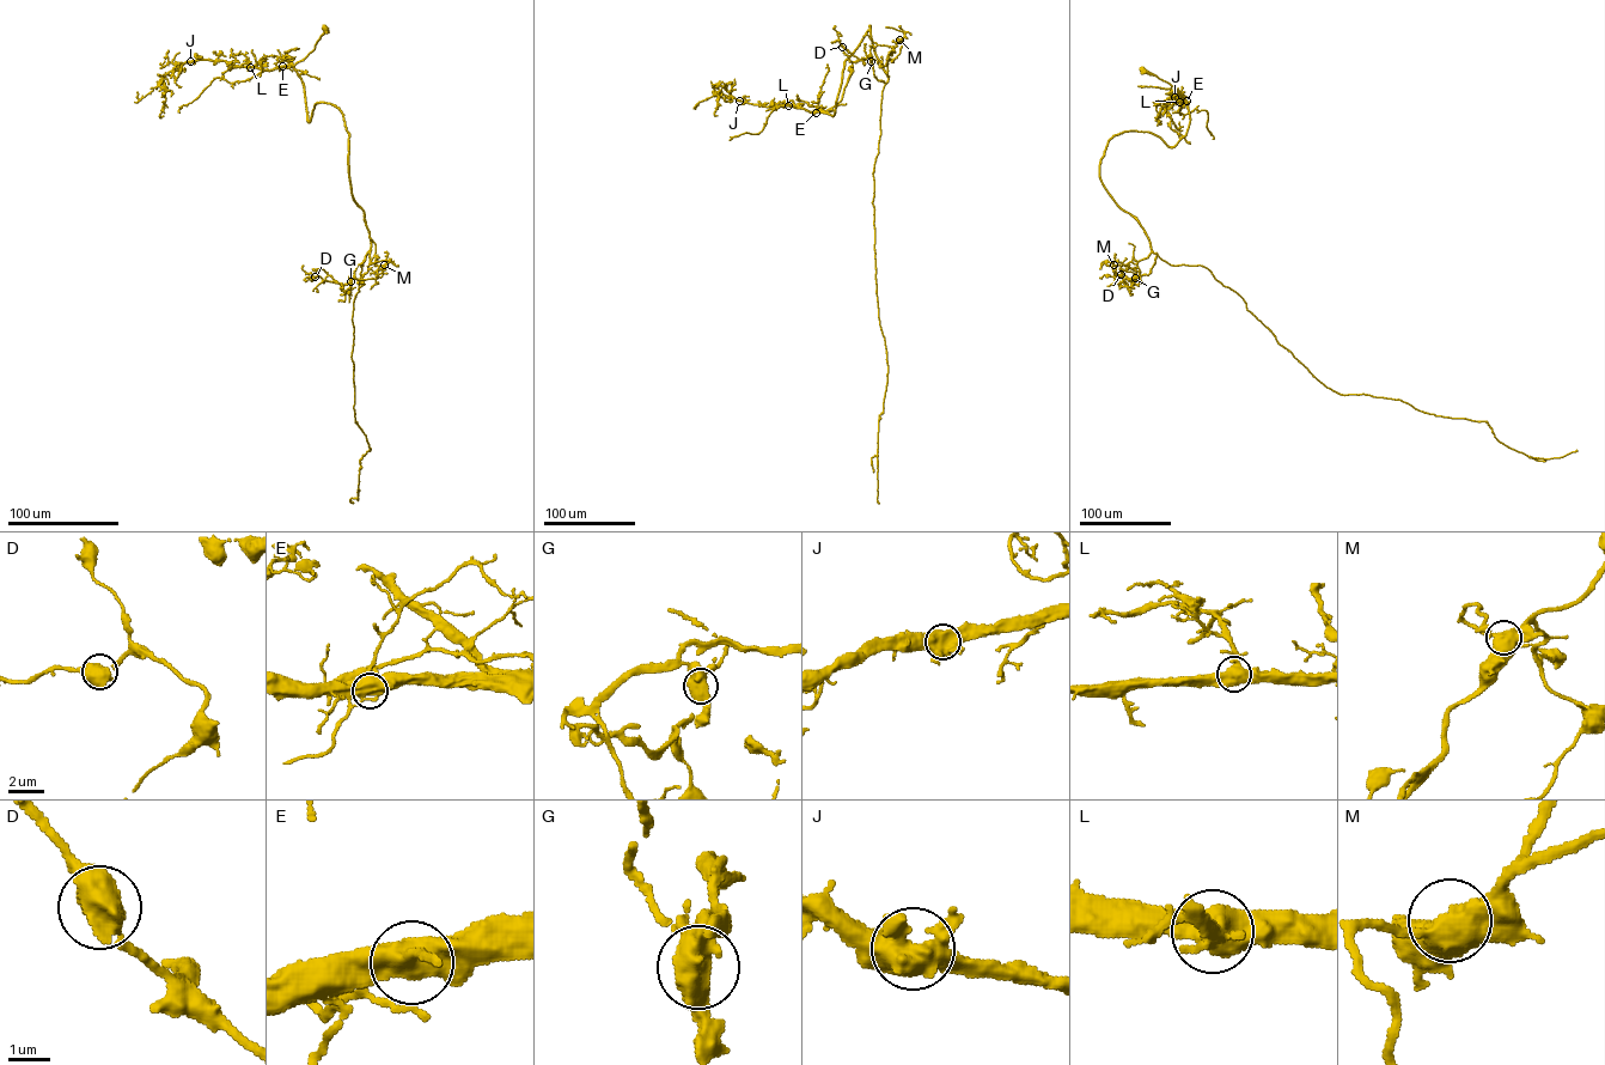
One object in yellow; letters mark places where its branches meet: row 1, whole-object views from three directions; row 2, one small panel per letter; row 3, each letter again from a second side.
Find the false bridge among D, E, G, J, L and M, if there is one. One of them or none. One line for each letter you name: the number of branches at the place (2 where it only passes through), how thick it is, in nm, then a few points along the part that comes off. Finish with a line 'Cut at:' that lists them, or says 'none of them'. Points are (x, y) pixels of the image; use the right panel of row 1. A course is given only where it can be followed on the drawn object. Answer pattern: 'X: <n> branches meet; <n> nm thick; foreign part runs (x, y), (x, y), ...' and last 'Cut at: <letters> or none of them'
Cut at: none of them

